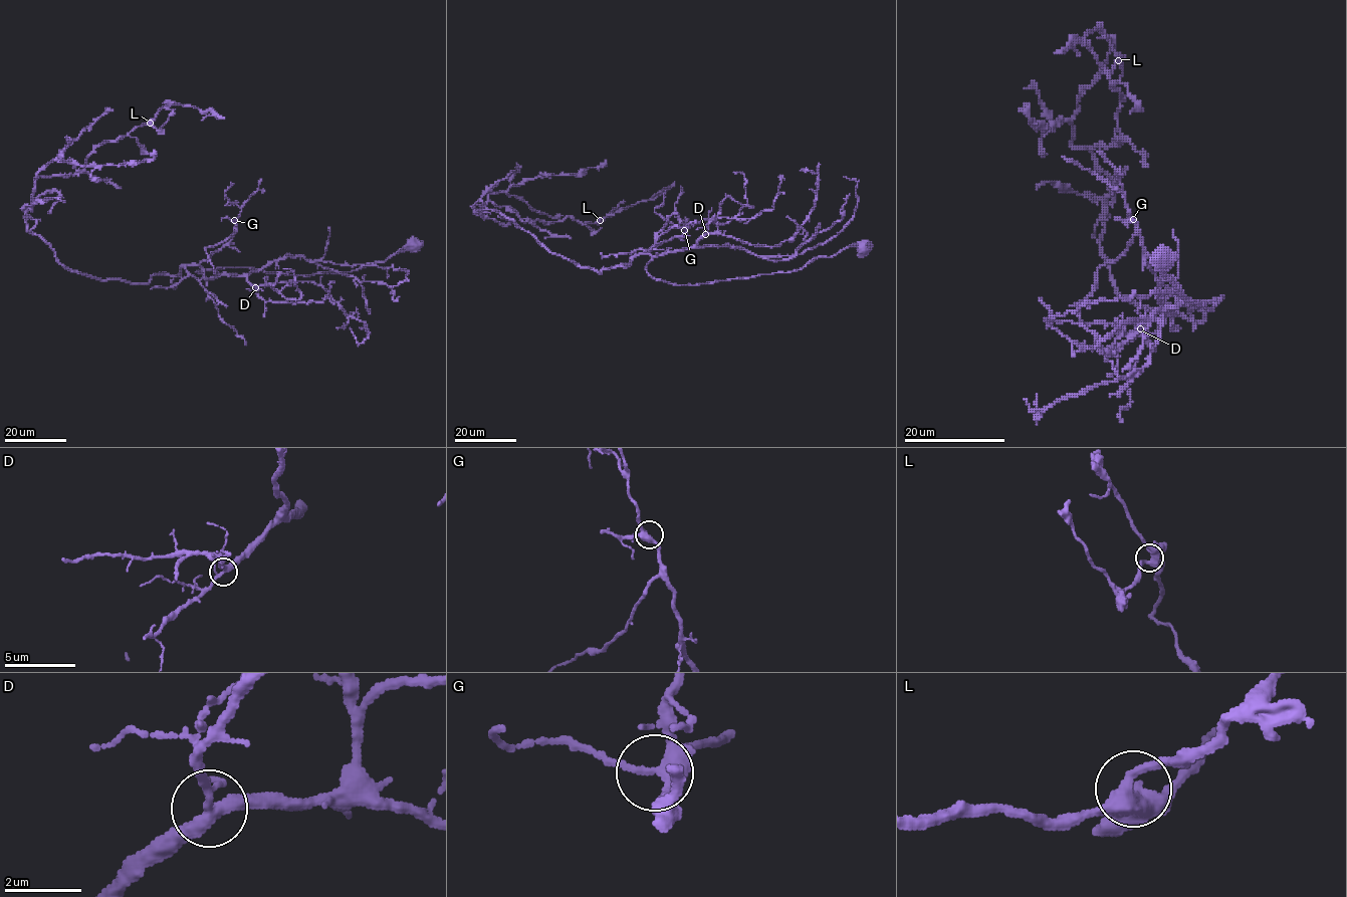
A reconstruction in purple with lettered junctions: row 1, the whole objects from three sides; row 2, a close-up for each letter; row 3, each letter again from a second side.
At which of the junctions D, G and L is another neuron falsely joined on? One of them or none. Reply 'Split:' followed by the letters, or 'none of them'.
Split: none of them

